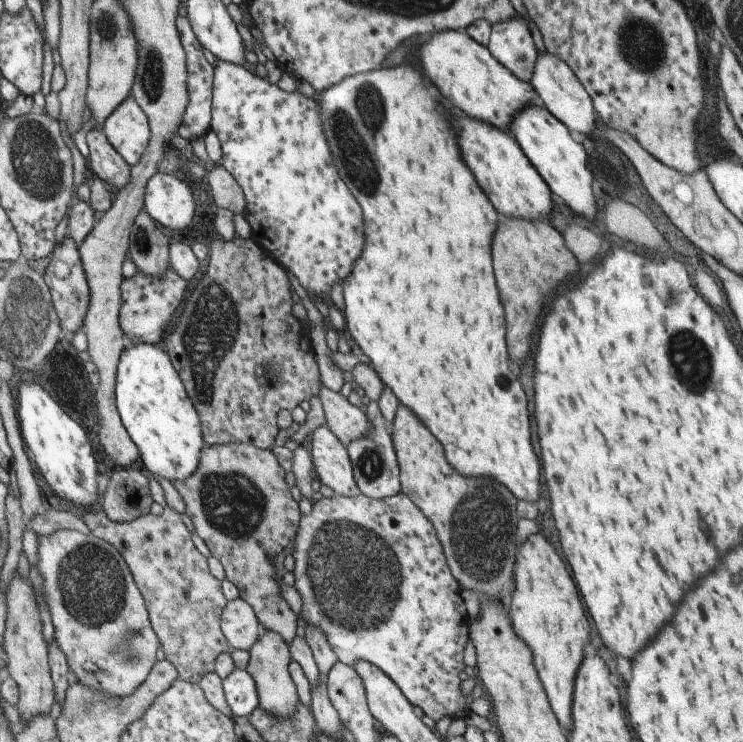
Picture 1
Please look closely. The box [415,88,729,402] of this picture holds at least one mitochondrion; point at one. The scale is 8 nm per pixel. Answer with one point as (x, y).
(689, 356)

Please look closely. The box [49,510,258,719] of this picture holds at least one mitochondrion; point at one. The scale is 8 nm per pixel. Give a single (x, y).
(91, 580)

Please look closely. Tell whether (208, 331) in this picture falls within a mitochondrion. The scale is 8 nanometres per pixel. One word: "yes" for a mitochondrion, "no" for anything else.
yes

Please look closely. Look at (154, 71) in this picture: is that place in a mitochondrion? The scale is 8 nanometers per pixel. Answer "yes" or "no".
yes

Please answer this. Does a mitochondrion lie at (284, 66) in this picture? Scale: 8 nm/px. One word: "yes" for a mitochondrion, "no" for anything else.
no

